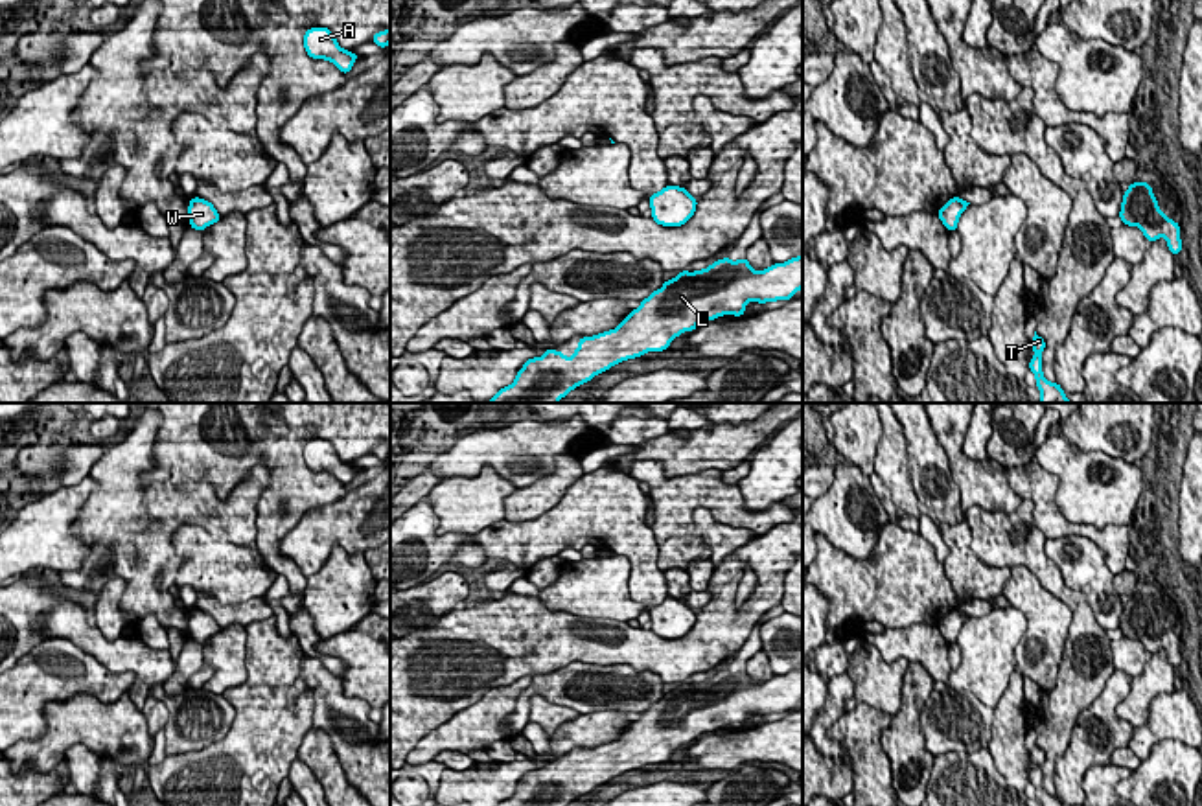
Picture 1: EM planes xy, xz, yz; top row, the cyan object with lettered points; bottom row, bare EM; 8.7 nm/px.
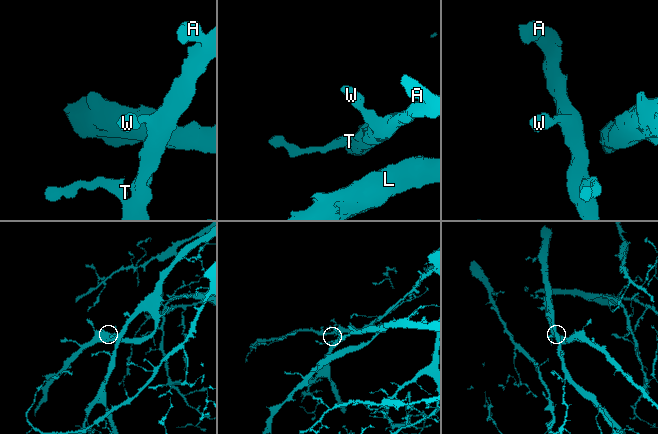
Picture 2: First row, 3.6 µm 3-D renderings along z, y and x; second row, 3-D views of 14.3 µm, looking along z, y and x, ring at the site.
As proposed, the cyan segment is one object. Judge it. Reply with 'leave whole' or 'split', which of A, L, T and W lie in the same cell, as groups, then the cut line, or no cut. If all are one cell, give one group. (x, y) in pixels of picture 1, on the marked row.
leave whole; groups A L T W; cut none

